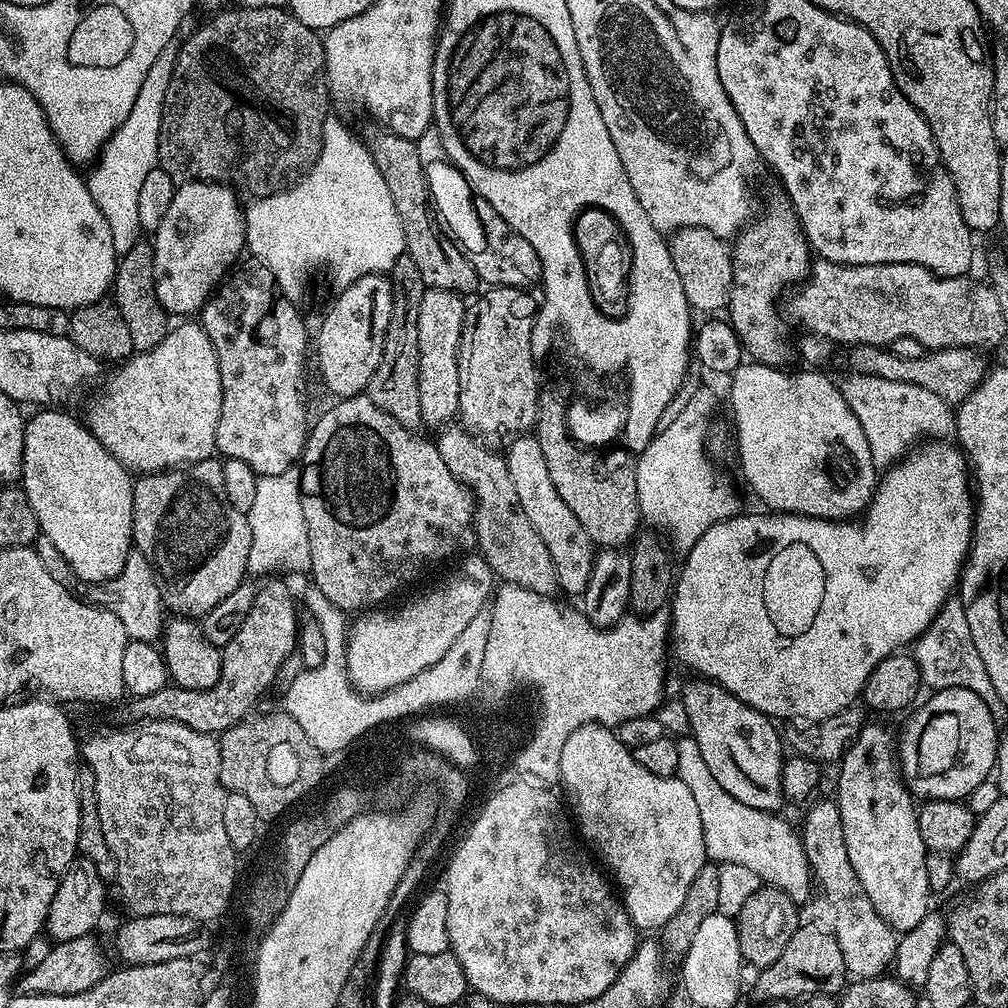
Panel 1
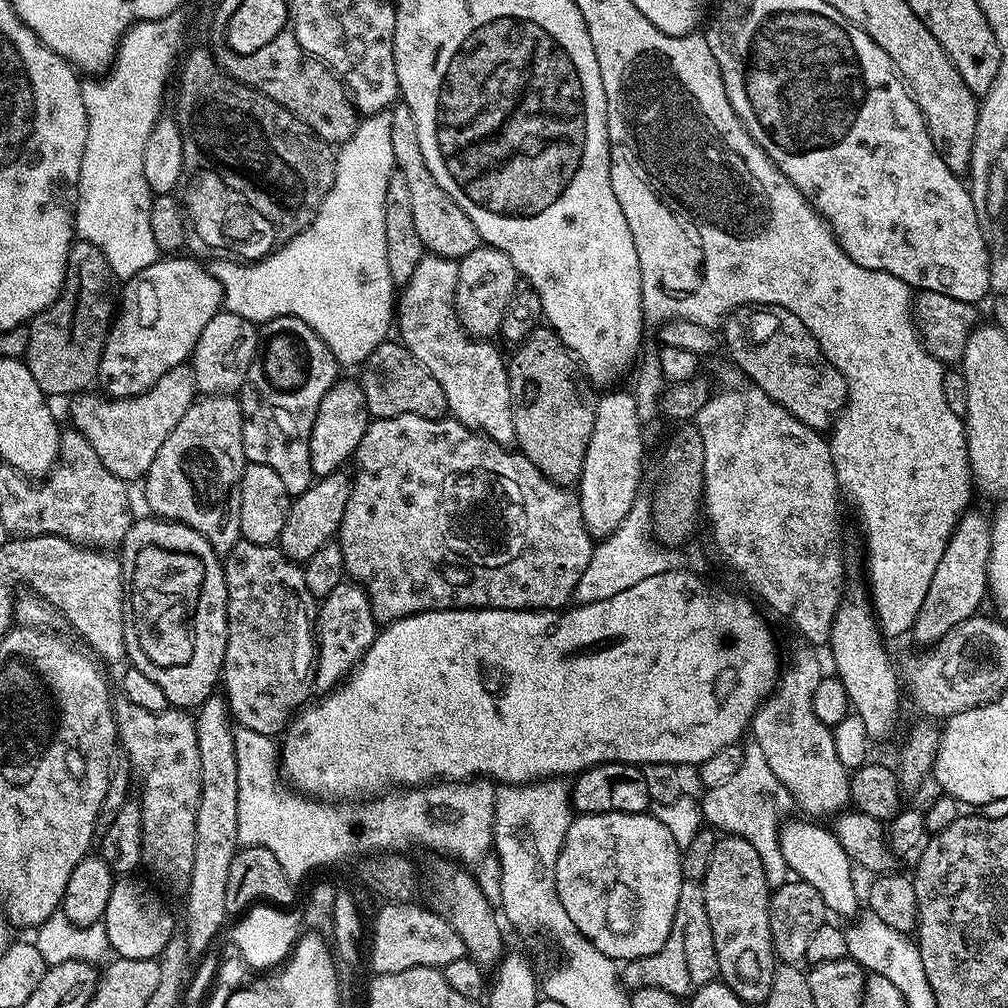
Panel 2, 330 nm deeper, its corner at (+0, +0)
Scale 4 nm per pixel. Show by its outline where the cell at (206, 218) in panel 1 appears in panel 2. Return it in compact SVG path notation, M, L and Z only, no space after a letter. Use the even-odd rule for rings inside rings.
M184 254L171 258L155 260L146 270L123 285L122 295L118 300L118 311L115 313L112 326L102 350L98 384L109 397L125 400L153 388L174 366L185 363L191 357L198 338L202 338L202 329L206 322L221 311L224 302L222 286L213 278L211 271L194 260L187 260Z

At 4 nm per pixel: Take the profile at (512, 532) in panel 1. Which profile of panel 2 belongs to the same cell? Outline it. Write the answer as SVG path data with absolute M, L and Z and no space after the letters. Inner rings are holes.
M385 342L378 345L370 354L370 358L364 360L359 372L358 383L362 394L366 394L369 417L381 420L402 414L418 414L431 420L445 419L448 403L446 394L442 394L442 386L438 386L434 374L430 374L426 366L419 364L403 344Z

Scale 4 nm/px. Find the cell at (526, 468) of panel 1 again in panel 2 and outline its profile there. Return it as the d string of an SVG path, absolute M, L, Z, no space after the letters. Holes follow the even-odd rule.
M426 254L418 262L418 270L414 270L414 274L410 274L410 282L403 285L401 294L394 304L394 328L400 336L399 343L404 345L404 348L416 359L419 364L426 366L426 370L430 370L430 374L434 374L434 379L438 381L438 386L442 386L442 394L446 394L446 402L448 403L448 412L459 422L471 428L474 432L481 432L484 436L488 436L496 444L505 446L515 445L516 431L514 430L514 414L512 413L512 382L508 378L508 366L505 357L500 357L500 352L495 348L495 343L478 340L475 336L469 336L468 332L460 324L460 319L456 316L456 291L458 290L458 263L450 258L442 258L441 256L433 256Z

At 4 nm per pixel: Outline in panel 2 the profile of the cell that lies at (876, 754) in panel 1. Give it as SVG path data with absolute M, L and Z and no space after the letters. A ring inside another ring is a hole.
M965 511L952 531L950 542L946 542L946 550L938 561L938 570L934 570L934 578L930 581L930 590L926 590L926 598L922 602L922 610L918 610L918 618L912 624L910 633L920 646L931 646L954 626L966 622L971 616L981 611L980 603L988 596L988 559L992 545L992 526L989 517L980 512Z

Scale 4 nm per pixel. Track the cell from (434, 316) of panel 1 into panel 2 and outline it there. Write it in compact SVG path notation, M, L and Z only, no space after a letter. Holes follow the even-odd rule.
M481 246L470 250L470 254L458 261L456 316L469 336L486 341L500 336L502 318L518 291L516 280L518 281L518 273L514 262L510 262L510 254L497 248Z

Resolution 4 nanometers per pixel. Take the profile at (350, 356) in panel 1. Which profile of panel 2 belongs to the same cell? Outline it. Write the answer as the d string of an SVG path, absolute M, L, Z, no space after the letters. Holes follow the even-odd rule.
M337 379L336 384L325 394L318 406L318 414L314 418L314 426L310 430L310 470L313 477L329 476L331 472L341 471L344 463L351 461L356 455L356 447L362 442L362 434L366 434L370 417L366 406L366 394L362 394L359 383L355 379Z

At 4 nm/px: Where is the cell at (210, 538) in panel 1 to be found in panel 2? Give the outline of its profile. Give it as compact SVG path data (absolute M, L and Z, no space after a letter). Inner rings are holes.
M219 394L201 395L182 414L182 422L170 430L170 438L162 442L154 462L150 462L150 470L142 478L144 484L144 500L153 517L161 520L176 520L179 524L190 526L210 542L217 554L226 554L242 539L240 535L240 487L244 473L244 447L242 446L242 430L244 415L239 399L235 395Z

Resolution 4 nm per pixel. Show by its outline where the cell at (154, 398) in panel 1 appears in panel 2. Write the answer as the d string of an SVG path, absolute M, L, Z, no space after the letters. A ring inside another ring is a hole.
M227 310L217 312L214 318L210 318L210 322L206 322L202 338L198 338L190 357L197 393L222 396L239 393L246 382L250 366L256 361L260 341L257 325L252 321Z

